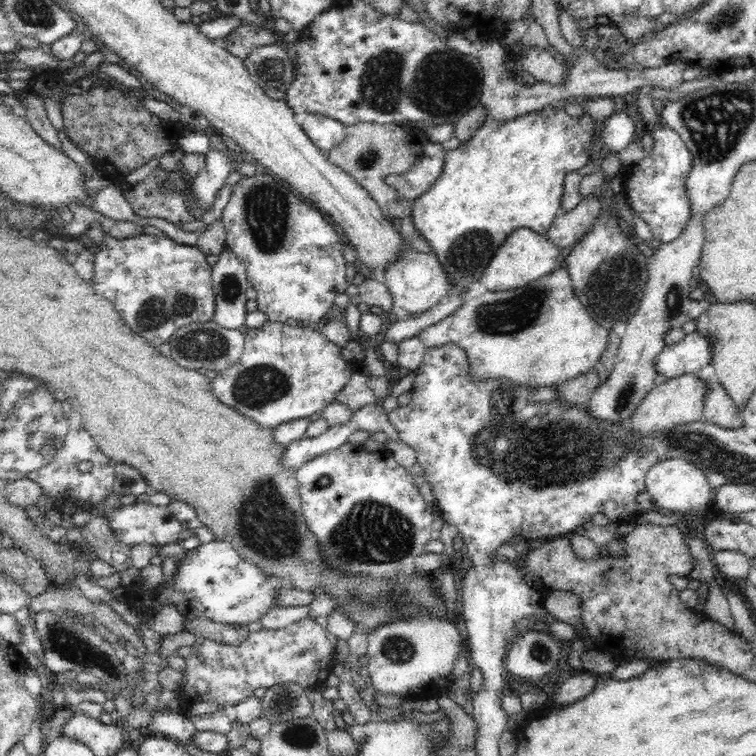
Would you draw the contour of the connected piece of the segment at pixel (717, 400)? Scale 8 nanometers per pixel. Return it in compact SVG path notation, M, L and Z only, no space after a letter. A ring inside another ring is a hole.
M710 364L702 367L699 372L708 379L708 396L705 400L703 417L709 423L717 424L725 429L740 429L744 427L742 410L728 396L727 390L718 382L714 367Z

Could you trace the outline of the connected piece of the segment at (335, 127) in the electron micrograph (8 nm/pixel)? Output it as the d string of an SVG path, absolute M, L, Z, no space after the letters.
M322 113L302 115L300 125L305 129L306 136L324 153L329 153L346 138L345 125Z

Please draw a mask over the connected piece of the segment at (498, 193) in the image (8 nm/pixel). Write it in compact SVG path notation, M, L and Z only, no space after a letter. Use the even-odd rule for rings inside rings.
M548 106L530 113L520 113L510 119L488 118L470 140L446 152L442 175L428 192L411 204L413 210L410 218L422 239L426 239L432 247L442 270L453 282L452 292L469 290L472 282L479 281L488 261L515 229L525 226L545 233L550 228L560 214L566 175L570 171L578 171L590 160L594 123L589 114L574 120L564 110L554 110L554 107Z

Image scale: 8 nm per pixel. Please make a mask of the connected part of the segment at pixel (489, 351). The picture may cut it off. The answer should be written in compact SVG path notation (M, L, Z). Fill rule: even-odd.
M561 263L559 268L556 268L553 272L547 273L546 276L540 276L538 280L531 281L530 284L519 285L518 288L512 289L499 289L498 291L490 292L489 290L477 297L470 297L467 303L464 303L458 310L456 310L451 316L444 318L437 324L428 326L428 328L422 329L419 332L418 337L422 341L422 344L429 348L440 348L445 344L457 344L460 348L464 348L468 352L469 364L472 367L472 375L478 377L478 379L487 379L488 377L505 377L506 380L512 380L514 384L524 385L552 385L556 384L560 386L562 382L576 378L580 374L590 371L594 364L598 362L598 359L605 352L605 348L608 346L610 340L610 330L607 326L602 326L601 322L597 322L591 314L586 313L586 310L582 306L580 297L577 296L575 289L573 288L573 281L570 280L569 272L565 263Z

